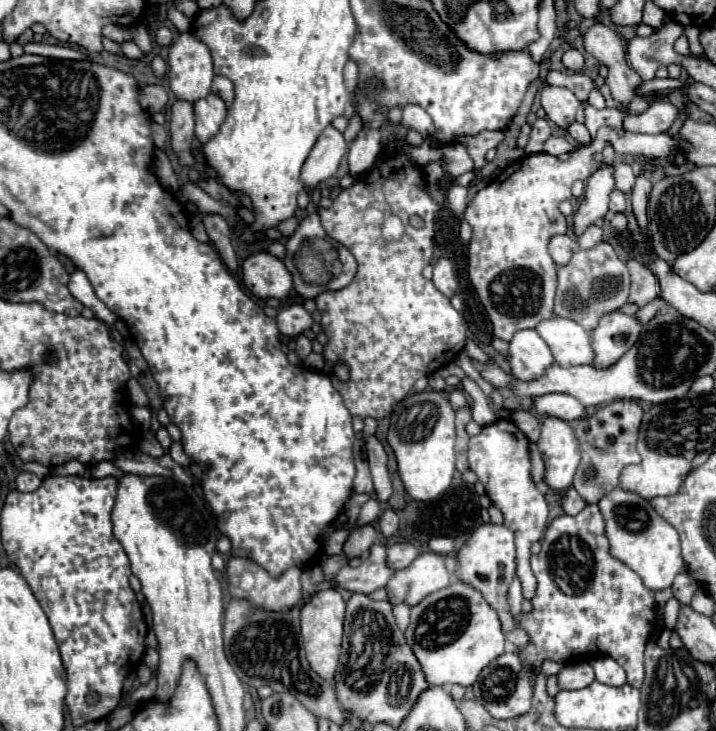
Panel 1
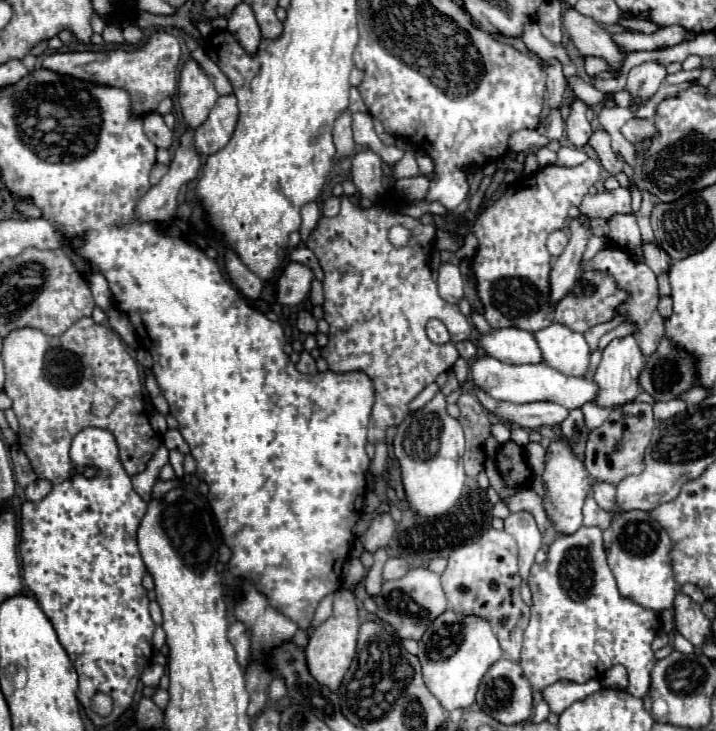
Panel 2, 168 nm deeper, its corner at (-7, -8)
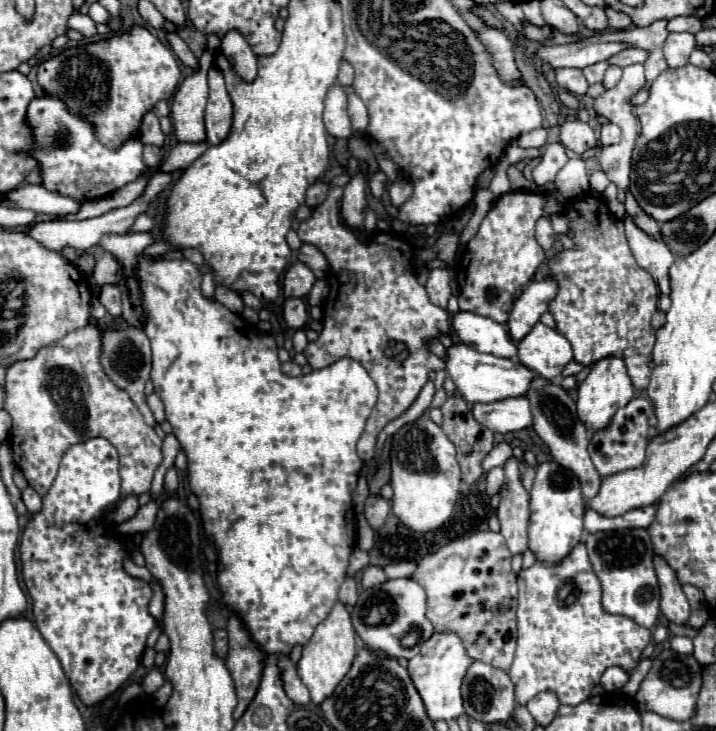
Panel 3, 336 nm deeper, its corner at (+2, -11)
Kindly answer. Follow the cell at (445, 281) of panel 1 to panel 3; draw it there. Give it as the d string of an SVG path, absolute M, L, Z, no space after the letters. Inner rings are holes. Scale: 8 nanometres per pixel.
M434 269L428 277L428 283L426 283L426 291L428 291L428 297L434 305L446 309L448 305L448 299L450 299L450 279L452 279L452 271L450 269Z

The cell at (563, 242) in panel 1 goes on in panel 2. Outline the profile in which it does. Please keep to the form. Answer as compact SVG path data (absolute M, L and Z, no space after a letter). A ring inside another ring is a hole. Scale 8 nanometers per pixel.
M553 232L551 236L549 236L549 240L547 240L547 248L549 248L549 252L551 252L551 256L561 256L561 252L565 250L565 246L567 246L567 242L569 242L569 238L567 238L567 234L565 232Z

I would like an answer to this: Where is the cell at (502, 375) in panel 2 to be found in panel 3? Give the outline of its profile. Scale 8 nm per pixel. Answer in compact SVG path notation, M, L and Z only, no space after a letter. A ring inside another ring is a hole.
M456 343L446 349L446 371L468 403L492 403L496 399L506 399L508 395L524 395L524 391L528 391L528 383L536 377L522 363L514 363L512 359L502 359L488 353L478 353L464 343Z

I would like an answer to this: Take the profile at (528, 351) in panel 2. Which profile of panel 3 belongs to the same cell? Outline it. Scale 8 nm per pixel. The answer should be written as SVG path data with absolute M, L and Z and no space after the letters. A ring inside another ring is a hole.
M458 311L452 315L452 329L462 343L496 357L516 357L516 343L504 325L470 311Z

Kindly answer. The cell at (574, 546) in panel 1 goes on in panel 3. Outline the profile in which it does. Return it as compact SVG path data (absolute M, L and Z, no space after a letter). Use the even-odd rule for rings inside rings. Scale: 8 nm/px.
M578 543L572 553L558 565L546 567L540 561L530 569L522 569L518 573L518 647L514 663L508 671L514 683L514 695L520 705L526 705L534 695L542 691L550 691L564 705L578 705L586 701L592 689L600 683L600 675L612 667L624 667L628 673L638 665L642 649L650 643L652 635L648 629L636 625L632 619L622 615L612 615L602 609L602 589L600 581L592 571L588 561L586 545Z

